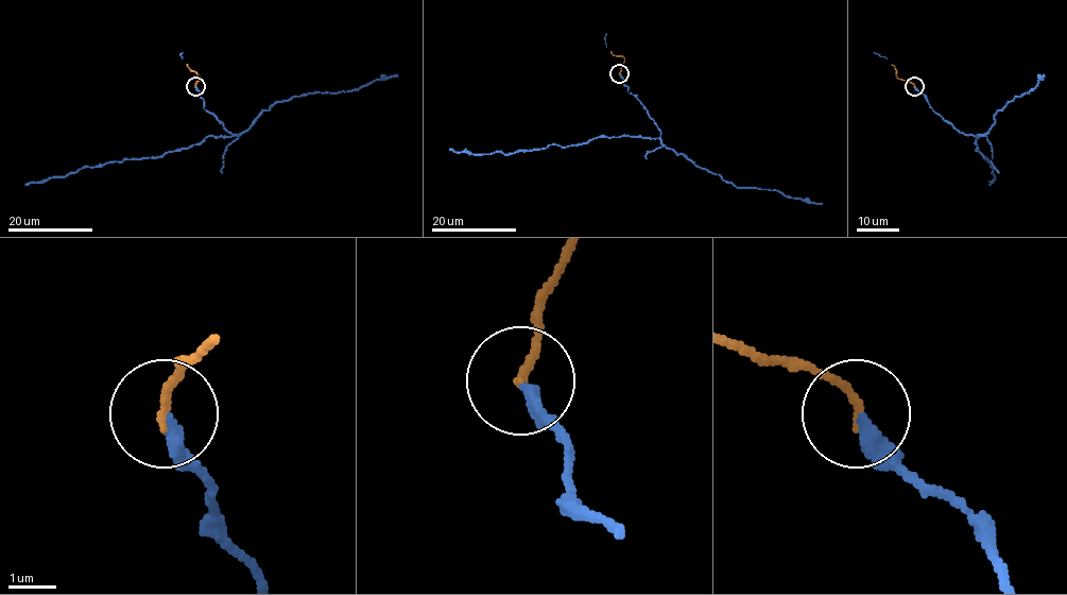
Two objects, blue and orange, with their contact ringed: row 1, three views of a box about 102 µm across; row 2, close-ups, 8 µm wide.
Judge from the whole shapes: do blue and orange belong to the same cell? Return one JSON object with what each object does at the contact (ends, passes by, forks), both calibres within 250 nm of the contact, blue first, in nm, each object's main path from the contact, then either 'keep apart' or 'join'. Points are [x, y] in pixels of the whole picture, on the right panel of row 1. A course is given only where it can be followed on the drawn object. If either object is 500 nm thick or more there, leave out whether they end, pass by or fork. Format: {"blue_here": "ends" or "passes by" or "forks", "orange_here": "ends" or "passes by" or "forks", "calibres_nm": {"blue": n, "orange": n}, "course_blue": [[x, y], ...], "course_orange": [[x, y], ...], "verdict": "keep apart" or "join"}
{"blue_here": "ends", "orange_here": "ends", "calibres_nm": {"blue": 300, "orange": 170}, "course_blue": [[914, 86], [932, 108], [960, 133], [978, 135], [977, 151], [994, 168], [993, 183], [988, 185]], "course_orange": [[914, 86], [899, 79], [892, 64]], "verdict": "join"}

